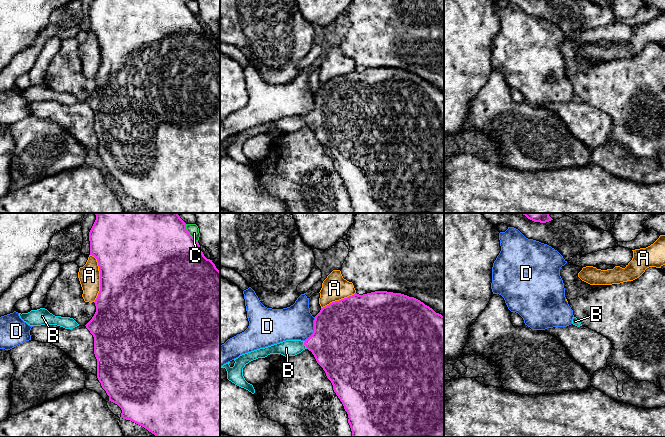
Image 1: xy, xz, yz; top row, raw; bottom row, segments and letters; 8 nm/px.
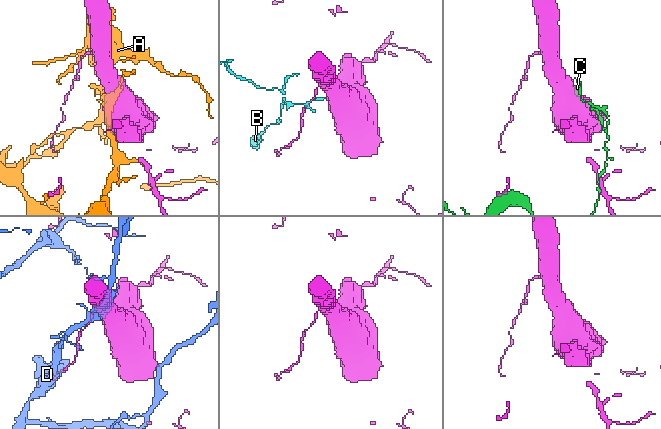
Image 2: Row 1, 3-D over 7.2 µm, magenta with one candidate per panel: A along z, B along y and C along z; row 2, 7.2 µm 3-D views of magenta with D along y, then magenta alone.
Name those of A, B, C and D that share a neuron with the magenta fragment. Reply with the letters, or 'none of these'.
B

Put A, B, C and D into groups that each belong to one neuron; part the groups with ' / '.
A / B / C / D

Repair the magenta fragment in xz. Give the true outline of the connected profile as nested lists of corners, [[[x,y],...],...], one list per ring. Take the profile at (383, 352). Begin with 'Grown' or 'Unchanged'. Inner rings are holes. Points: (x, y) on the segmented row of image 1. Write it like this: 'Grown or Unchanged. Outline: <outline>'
Grown. Outline: [[[375,291],[363,295],[355,293],[352,296],[332,302],[321,308],[320,312],[315,316],[314,332],[305,341],[286,340],[265,348],[260,348],[242,354],[234,359],[235,363],[233,367],[228,362],[220,368],[226,369],[227,379],[229,381],[254,394],[255,389],[253,385],[248,383],[243,376],[243,368],[246,364],[258,358],[265,358],[270,354],[281,354],[285,357],[295,356],[305,349],[312,352],[317,363],[323,368],[327,378],[331,381],[334,392],[348,414],[348,423],[352,431],[352,437],[444,437],[444,316],[436,313],[420,300],[401,293],[387,291]]]

